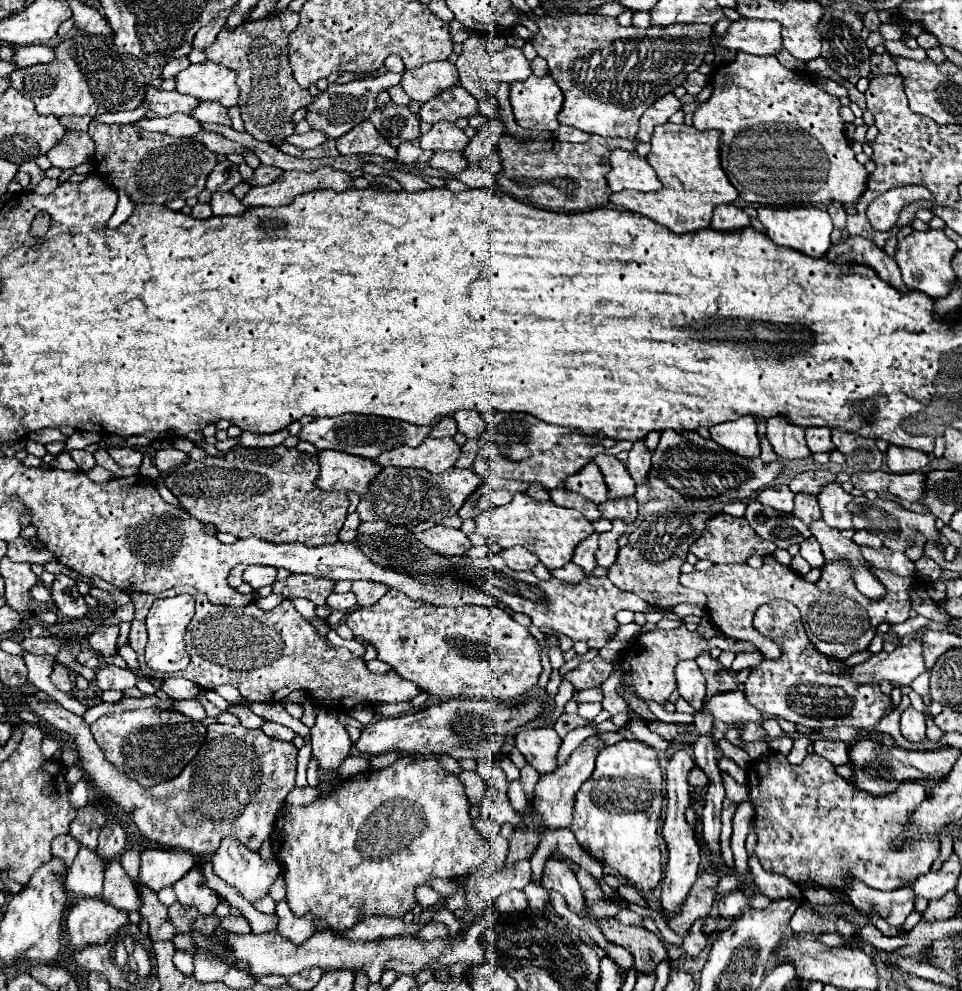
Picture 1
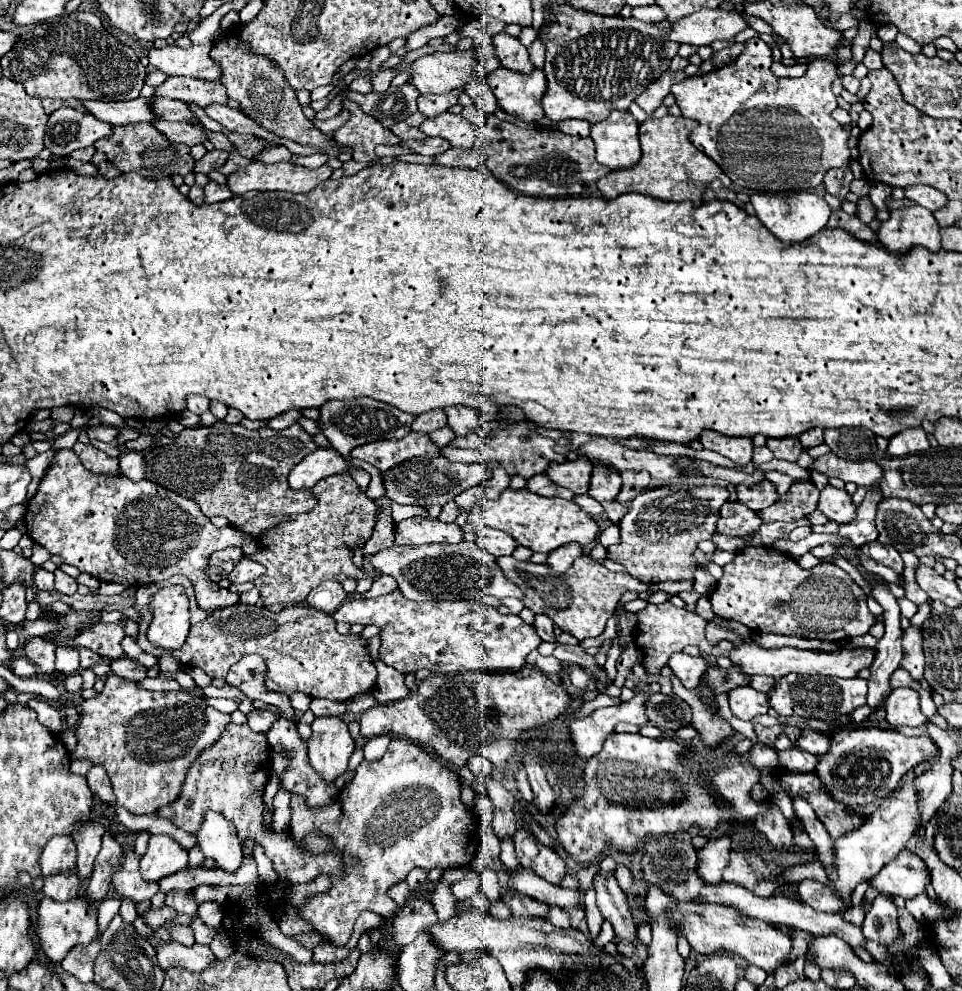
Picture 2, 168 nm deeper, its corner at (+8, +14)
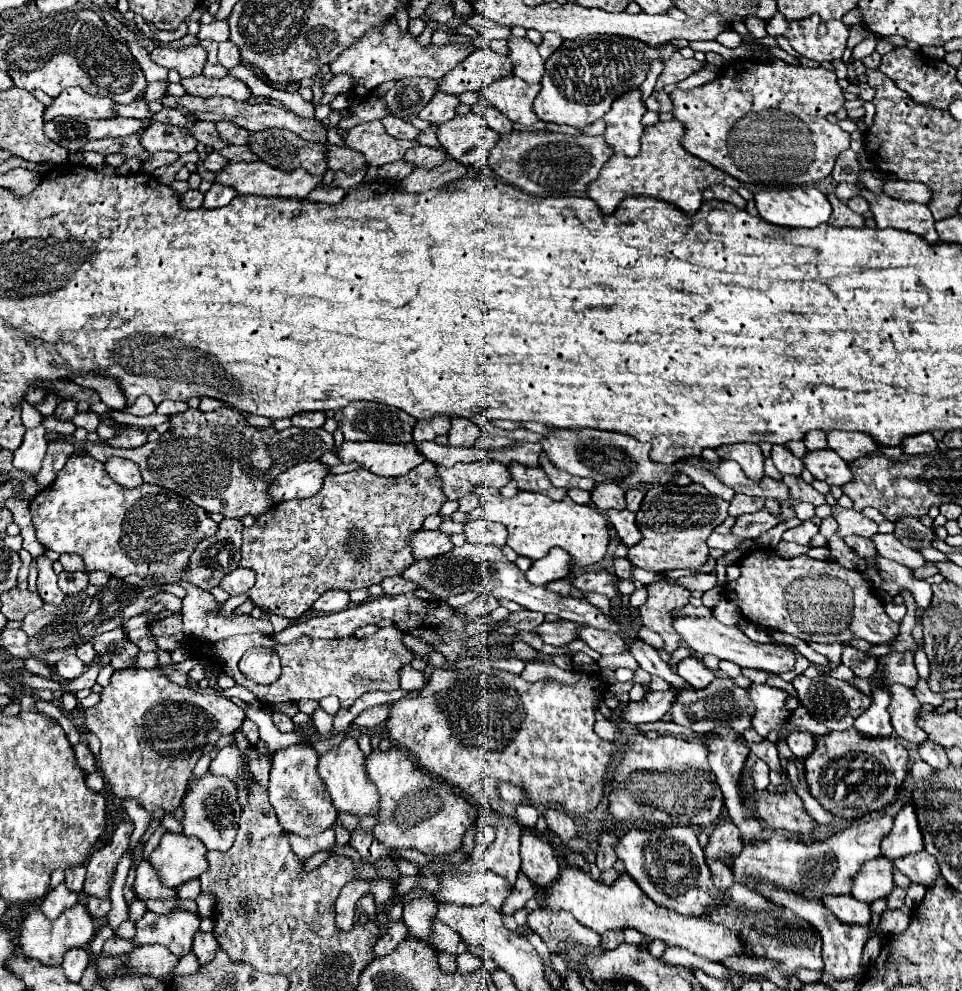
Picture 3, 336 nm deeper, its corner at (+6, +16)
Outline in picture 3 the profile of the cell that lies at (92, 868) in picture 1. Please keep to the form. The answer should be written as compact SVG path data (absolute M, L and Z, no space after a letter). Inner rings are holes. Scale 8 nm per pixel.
M59 884L57 888L49 890L41 902L41 912L49 918L49 920L55 920L61 916L61 912L65 912L67 908L75 906L77 904L77 894L75 892L69 892L65 888L65 884Z

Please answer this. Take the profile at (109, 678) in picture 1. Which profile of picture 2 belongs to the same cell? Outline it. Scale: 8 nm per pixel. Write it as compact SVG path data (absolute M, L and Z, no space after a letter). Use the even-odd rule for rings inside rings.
M79 648L79 654L81 654L81 668L93 668L95 664L99 664L103 660L99 654L95 654L93 650L87 650L87 648Z

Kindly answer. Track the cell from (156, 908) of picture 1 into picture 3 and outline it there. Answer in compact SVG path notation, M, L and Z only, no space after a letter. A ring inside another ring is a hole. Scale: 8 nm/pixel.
M197 932L195 934L193 952L195 952L195 956L197 956L197 960L199 960L201 966L205 966L205 964L209 964L213 960L217 948L219 948L219 944L217 944L217 940L215 940L213 934L207 934L207 932Z

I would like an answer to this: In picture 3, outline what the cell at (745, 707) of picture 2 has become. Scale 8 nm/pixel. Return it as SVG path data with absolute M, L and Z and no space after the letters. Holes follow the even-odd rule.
M753 684L749 688L749 696L757 706L757 714L753 718L753 728L757 734L767 738L769 732L779 732L785 728L787 720L791 718L791 710L787 708L789 694L773 688L769 684Z

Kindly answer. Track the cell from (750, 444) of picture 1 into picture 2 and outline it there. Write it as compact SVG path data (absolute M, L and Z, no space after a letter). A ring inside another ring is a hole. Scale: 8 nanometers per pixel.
M703 430L701 444L703 444L703 448L715 450L715 452L731 458L739 466L751 462L751 454L753 454L751 438L727 438L723 434L715 434L715 430Z

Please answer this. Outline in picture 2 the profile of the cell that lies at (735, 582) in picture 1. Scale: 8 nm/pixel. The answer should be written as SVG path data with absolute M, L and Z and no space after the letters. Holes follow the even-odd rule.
M747 546L737 552L735 558L723 566L723 578L717 580L715 592L711 594L713 612L725 620L737 620L761 634L783 634L783 636L799 636L799 638L819 638L827 642L853 638L859 634L867 634L875 624L875 616L867 608L867 594L861 586L837 564L821 562L813 570L803 570L795 564L793 558L781 554L775 548L765 546ZM777 602L785 602L785 606L775 608Z

